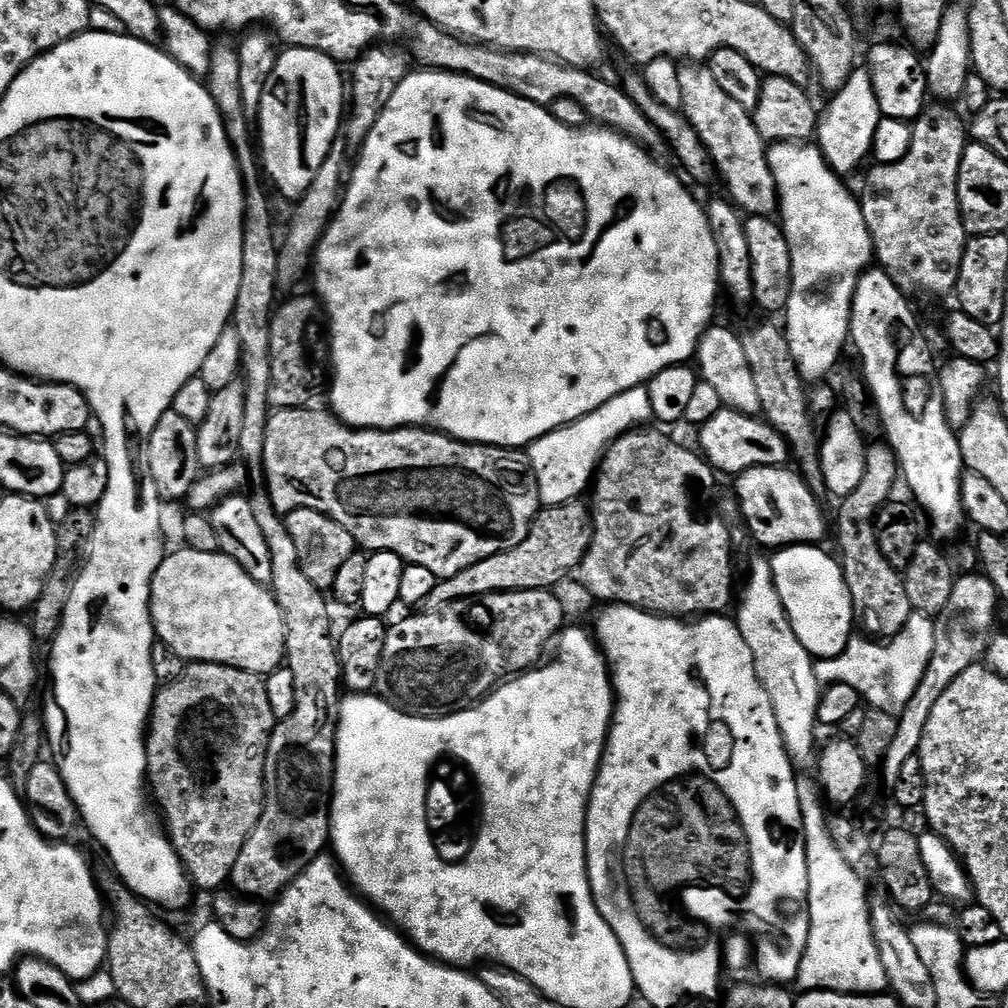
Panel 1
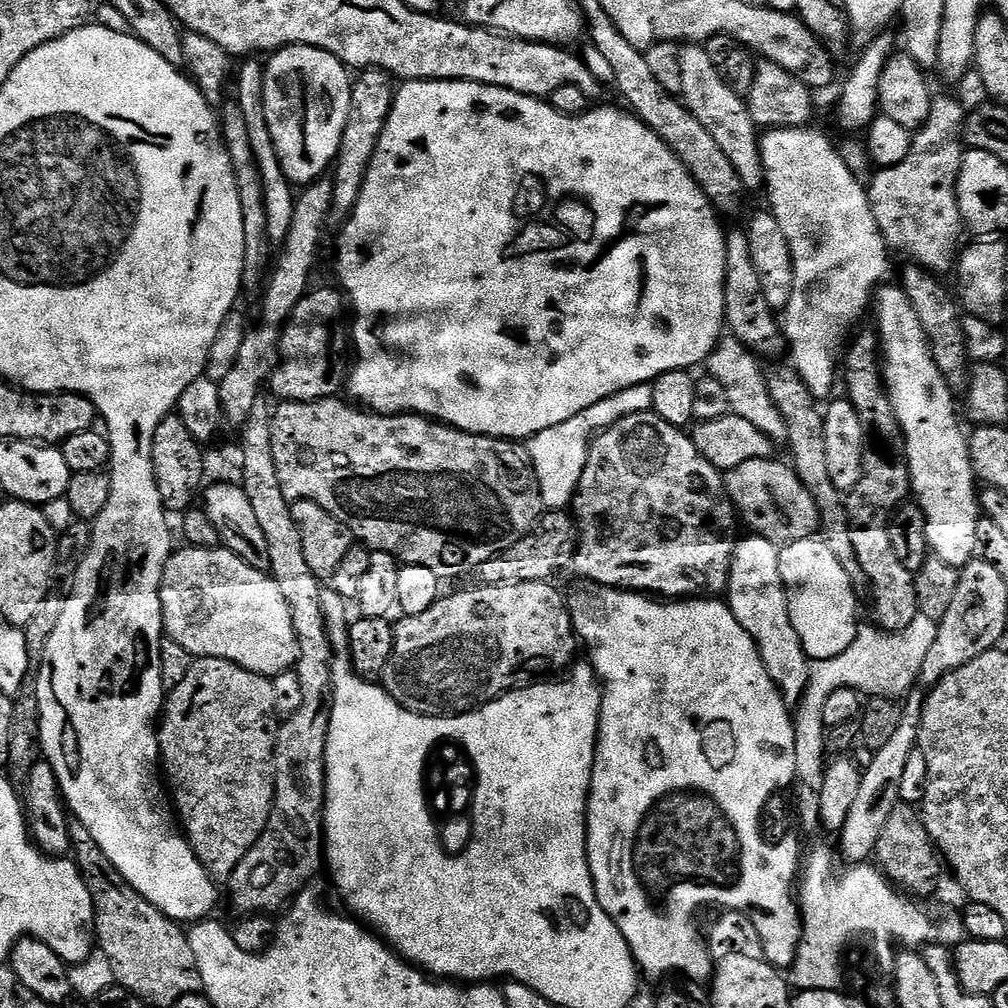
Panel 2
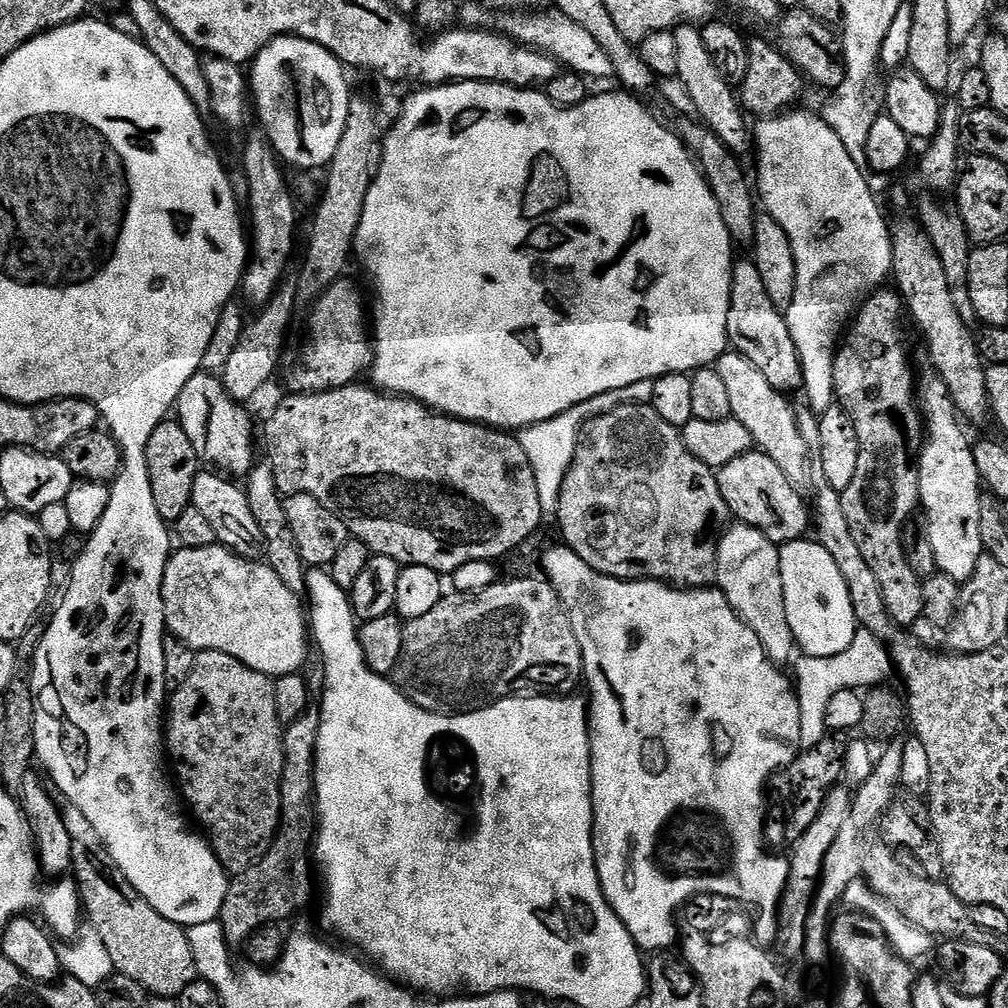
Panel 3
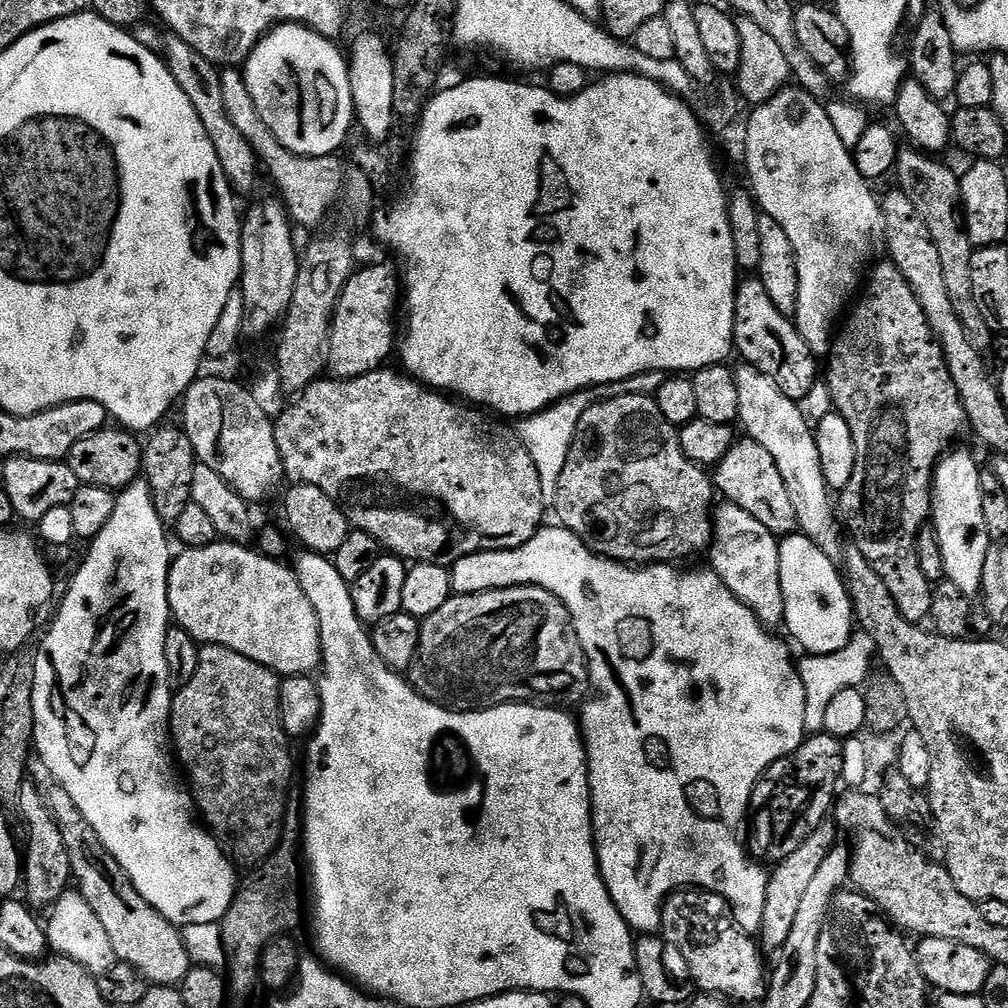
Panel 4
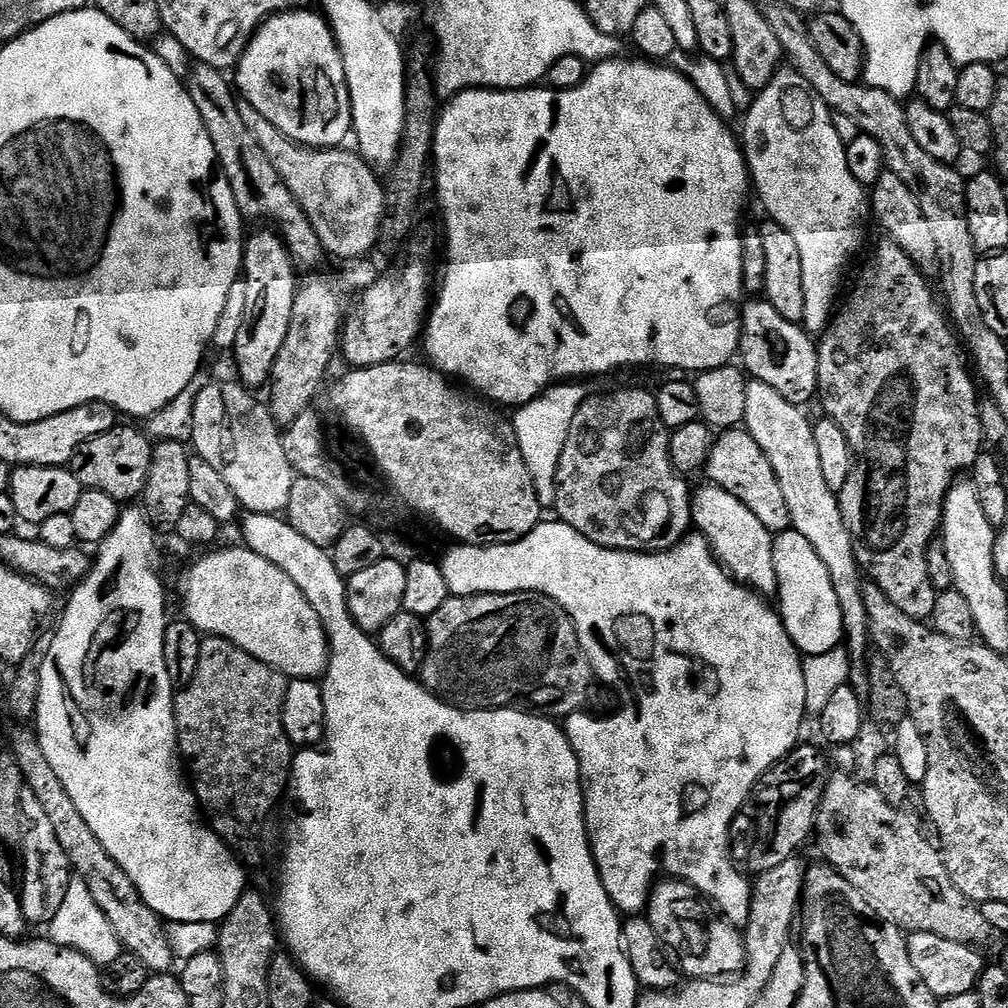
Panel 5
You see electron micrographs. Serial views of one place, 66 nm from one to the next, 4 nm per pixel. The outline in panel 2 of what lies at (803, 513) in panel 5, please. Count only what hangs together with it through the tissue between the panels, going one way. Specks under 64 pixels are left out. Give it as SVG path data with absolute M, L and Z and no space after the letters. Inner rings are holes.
M724 338L716 345L716 349L706 361L707 375L718 378L722 382L722 390L726 390L728 407L731 415L746 418L750 426L758 426L762 434L769 436L772 441L780 442L786 437L786 426L774 402L770 402L770 392L764 382L765 373L760 372L761 361L742 342L735 338ZM728 339L728 340L727 340Z

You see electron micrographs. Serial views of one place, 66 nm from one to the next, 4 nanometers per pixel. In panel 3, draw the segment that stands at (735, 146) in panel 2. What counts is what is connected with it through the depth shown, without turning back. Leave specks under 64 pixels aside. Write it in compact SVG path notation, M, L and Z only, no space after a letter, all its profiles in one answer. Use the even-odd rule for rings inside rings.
M678 24L672 32L674 47L678 49L678 70L676 77L686 85L690 98L694 98L694 106L698 106L699 119L707 124L708 129L734 153L743 154L750 148L750 124L746 113L734 91L733 85L722 78L722 74L710 59L710 50L706 50L706 42L702 42L700 28L696 24Z

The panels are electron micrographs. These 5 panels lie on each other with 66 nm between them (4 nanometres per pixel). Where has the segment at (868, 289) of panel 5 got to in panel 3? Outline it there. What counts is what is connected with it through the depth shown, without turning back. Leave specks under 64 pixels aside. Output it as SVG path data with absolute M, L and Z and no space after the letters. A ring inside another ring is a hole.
M877 290L860 305L842 343L837 347L836 357L834 358L834 386L836 387L836 400L840 407L845 408L852 415L854 430L858 430L858 470L854 470L854 479L851 480L850 486L840 493L842 498L842 510L846 510L846 522L850 522L850 534L854 534L854 542L858 542L858 550L862 550L862 558L874 570L874 578L878 578L878 586L882 586L882 598L886 602L886 610L890 618L899 624L901 628L911 629L924 615L924 599L922 598L922 581L914 570L910 570L910 562L904 553L904 528L908 525L909 520L917 515L920 508L920 473L918 471L917 453L922 447L922 412L918 407L918 380L912 377L912 364L908 361L908 352L904 349L904 336L900 333L900 328L896 325L896 319L902 316L902 301L899 292L895 290Z

